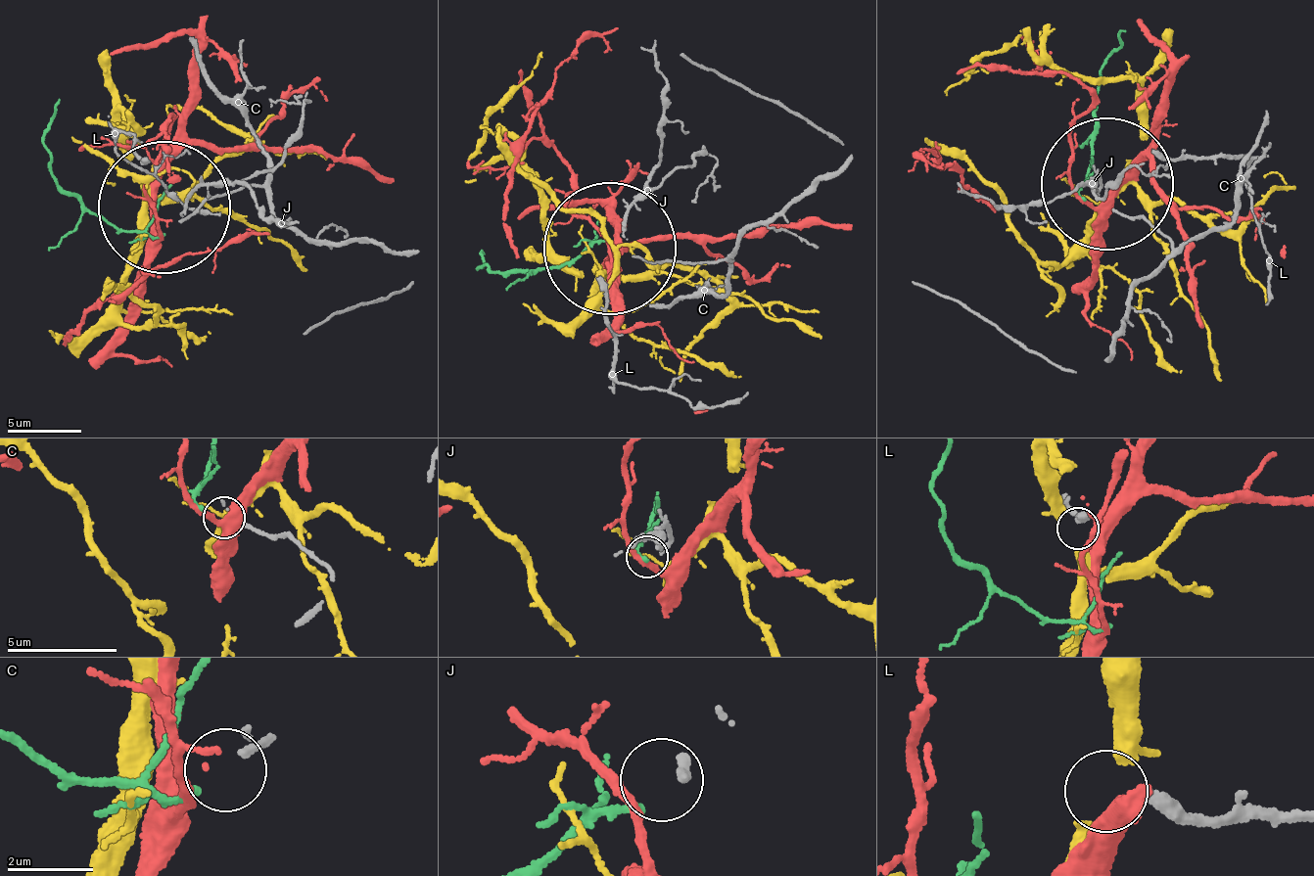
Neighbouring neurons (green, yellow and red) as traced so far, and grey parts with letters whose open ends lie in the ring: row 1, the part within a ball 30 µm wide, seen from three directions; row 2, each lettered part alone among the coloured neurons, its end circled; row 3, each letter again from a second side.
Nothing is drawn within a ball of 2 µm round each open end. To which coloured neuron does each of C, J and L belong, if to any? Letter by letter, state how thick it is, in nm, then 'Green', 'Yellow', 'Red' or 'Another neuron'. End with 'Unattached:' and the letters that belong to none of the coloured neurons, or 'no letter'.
C: Thickness 90 nm. Green
J: Thickness 190 nm. Another neuron
L: Thickness 400 nm. Another neuron
Unattached: J, L

